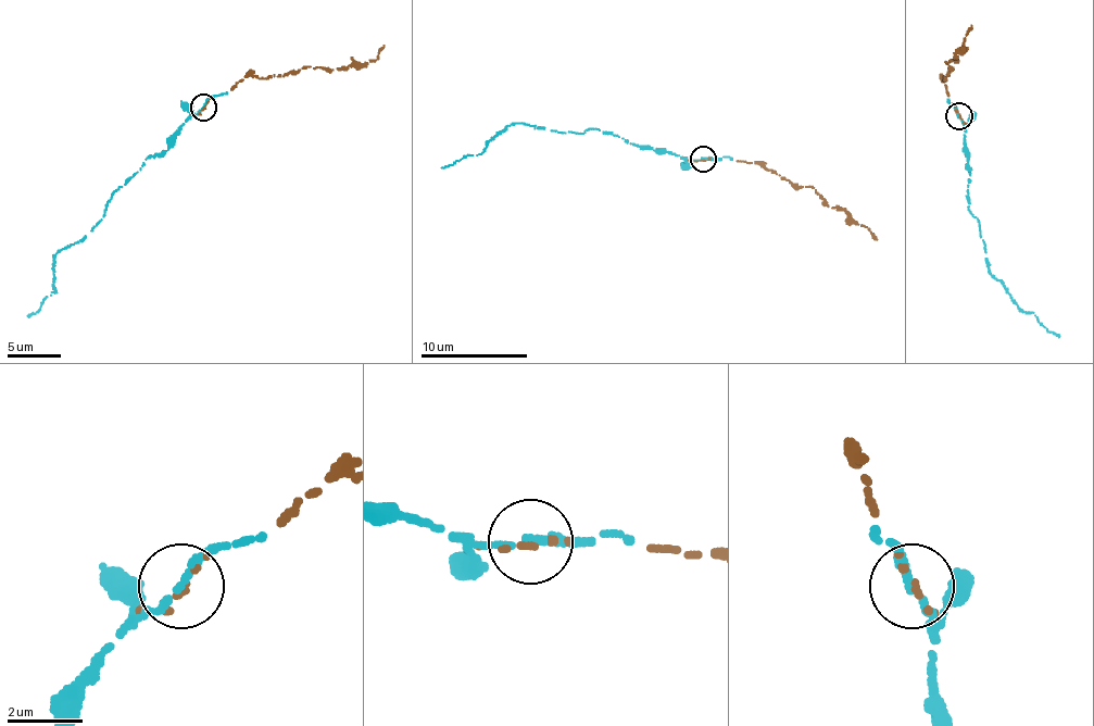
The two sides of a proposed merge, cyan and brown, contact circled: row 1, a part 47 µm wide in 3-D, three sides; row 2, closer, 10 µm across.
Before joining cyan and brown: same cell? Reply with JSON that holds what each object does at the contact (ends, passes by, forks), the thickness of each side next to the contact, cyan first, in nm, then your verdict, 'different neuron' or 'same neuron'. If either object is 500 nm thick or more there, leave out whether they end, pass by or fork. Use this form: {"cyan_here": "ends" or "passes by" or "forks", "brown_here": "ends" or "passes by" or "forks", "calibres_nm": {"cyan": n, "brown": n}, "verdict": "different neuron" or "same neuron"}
{"cyan_here": "passes by", "brown_here": "passes by", "calibres_nm": {"cyan": 180, "brown": 140}, "verdict": "same neuron"}

